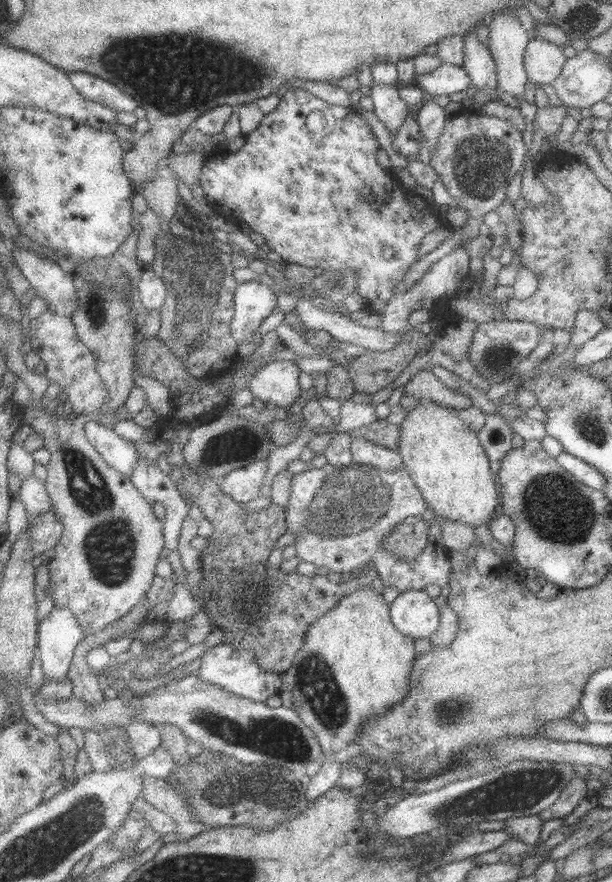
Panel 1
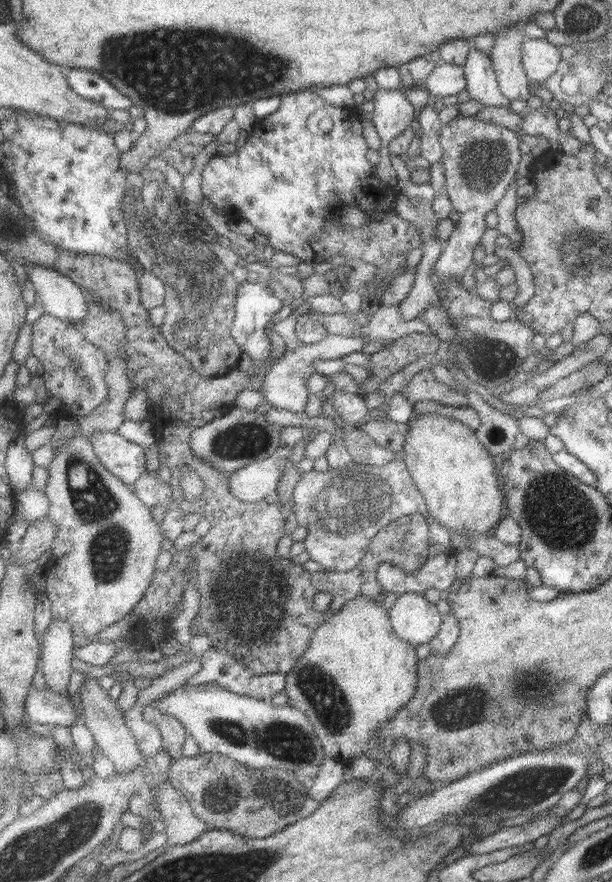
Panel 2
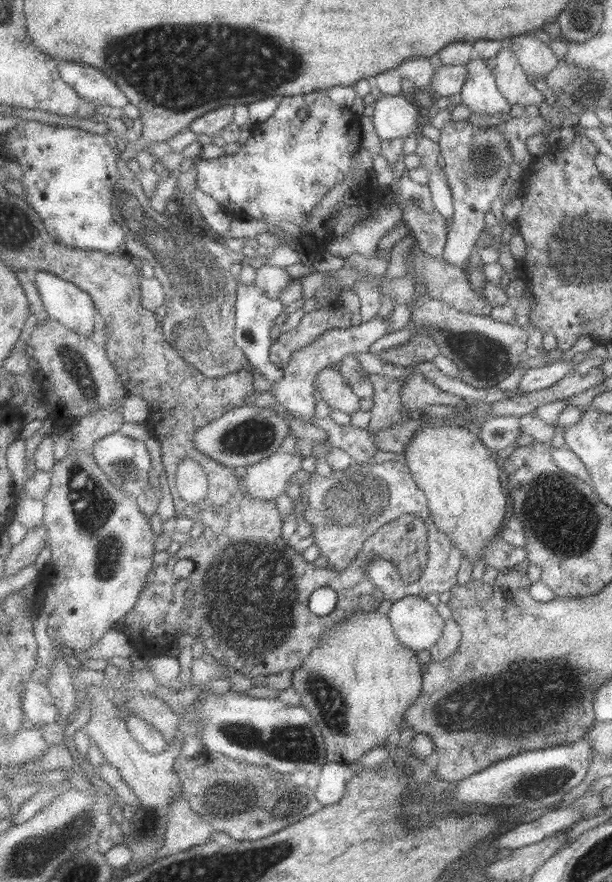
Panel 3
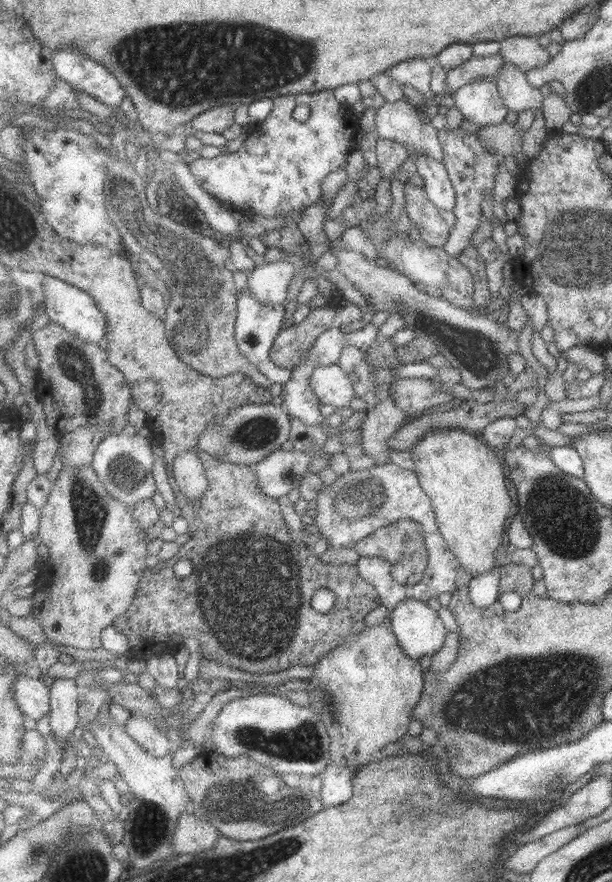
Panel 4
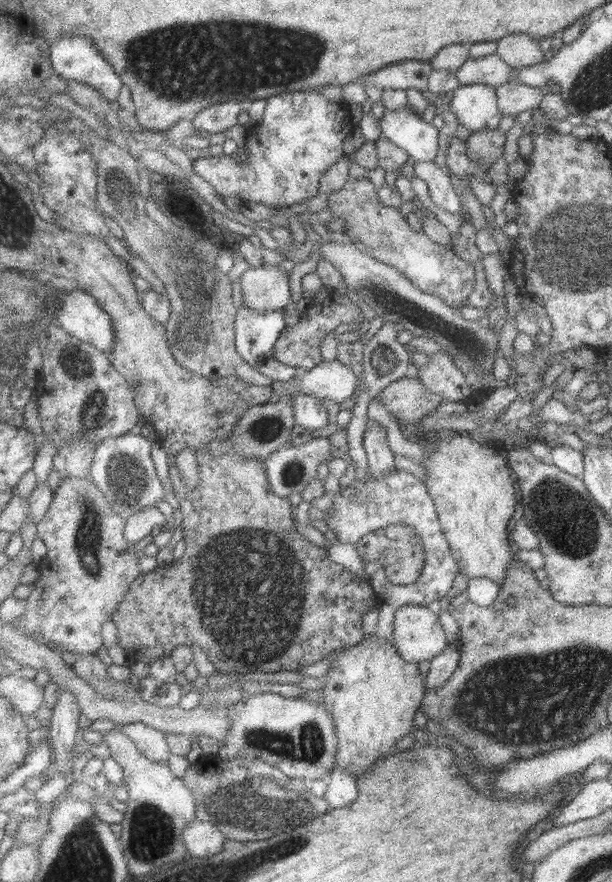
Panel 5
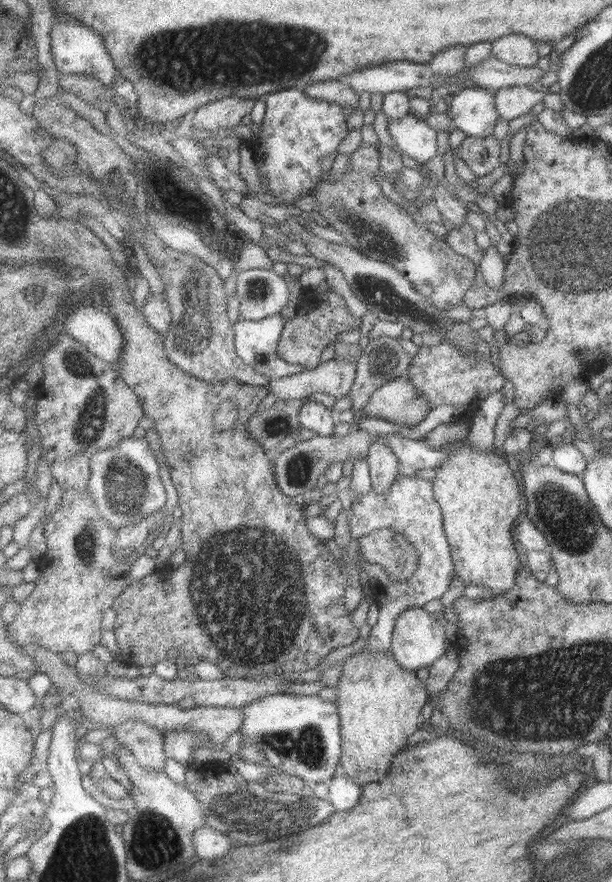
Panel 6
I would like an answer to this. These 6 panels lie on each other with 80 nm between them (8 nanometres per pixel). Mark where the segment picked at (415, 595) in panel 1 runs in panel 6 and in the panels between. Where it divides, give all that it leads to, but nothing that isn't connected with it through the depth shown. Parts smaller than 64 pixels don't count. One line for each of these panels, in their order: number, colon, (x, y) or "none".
2: (417, 620)
3: (418, 624)
4: (421, 632)
5: (419, 636)
6: (419, 640)

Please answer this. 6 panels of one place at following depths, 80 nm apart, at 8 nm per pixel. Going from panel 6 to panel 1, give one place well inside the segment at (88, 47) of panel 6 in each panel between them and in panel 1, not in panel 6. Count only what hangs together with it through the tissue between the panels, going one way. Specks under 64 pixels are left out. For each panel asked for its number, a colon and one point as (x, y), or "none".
1: (96, 88)
2: (91, 85)
3: (92, 84)
4: (85, 75)
5: (76, 58)

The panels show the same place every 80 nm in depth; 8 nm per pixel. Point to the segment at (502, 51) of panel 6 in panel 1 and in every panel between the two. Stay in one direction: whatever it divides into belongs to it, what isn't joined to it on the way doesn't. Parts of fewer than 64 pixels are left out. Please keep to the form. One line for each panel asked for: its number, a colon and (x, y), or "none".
1: (545, 61)
2: (542, 60)
3: (538, 58)
4: (524, 51)
5: (519, 50)

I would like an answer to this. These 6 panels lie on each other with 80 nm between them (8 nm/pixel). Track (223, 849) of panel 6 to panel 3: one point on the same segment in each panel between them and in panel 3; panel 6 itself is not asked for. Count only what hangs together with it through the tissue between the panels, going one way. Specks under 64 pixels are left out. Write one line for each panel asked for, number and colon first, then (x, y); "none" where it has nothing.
3: (188, 828)
4: (194, 834)
5: (203, 838)

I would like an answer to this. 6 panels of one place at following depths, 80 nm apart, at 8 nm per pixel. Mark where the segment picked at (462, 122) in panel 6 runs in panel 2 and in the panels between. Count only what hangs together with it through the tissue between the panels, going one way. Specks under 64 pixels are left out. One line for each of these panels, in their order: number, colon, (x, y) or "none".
2: (483, 87)
3: (481, 94)
4: (480, 101)
5: (476, 106)

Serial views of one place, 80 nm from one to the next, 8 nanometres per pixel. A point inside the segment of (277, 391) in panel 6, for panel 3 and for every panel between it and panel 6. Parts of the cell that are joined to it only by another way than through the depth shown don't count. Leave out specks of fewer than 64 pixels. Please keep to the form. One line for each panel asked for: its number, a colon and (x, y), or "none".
3: (335, 391)
4: (332, 385)
5: (335, 381)

